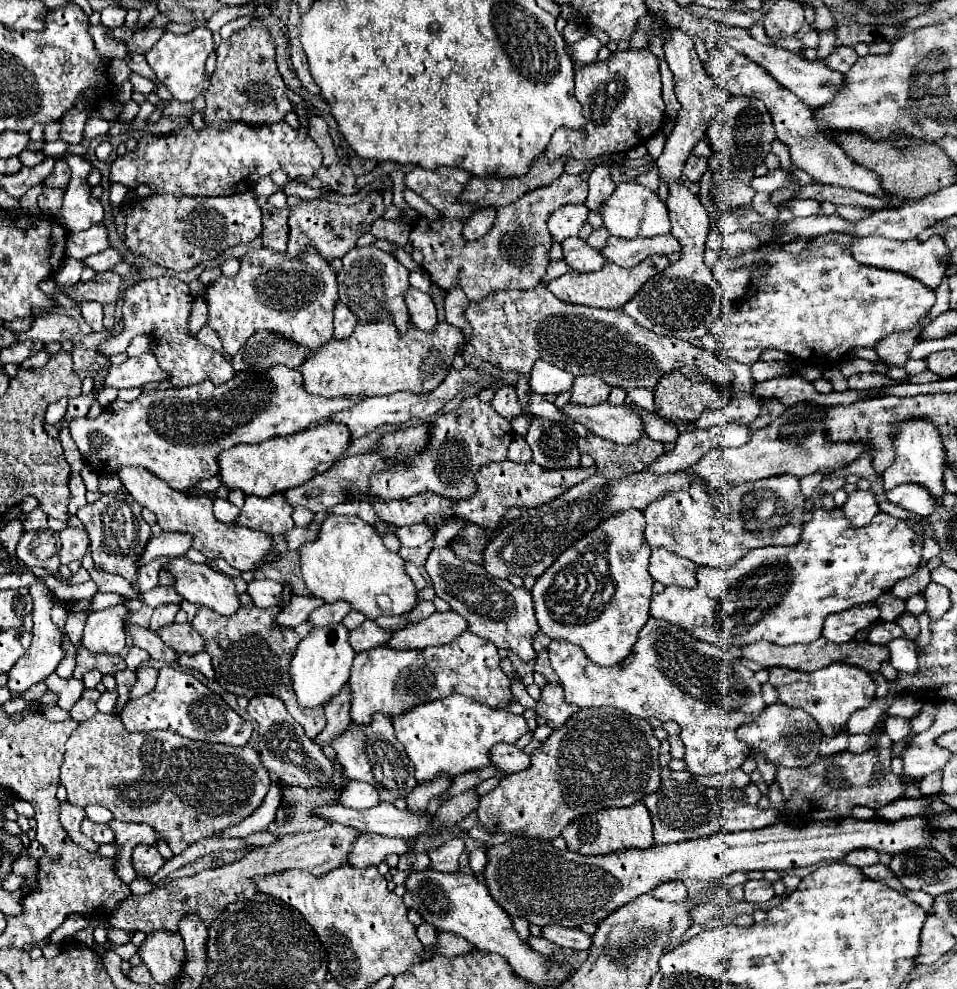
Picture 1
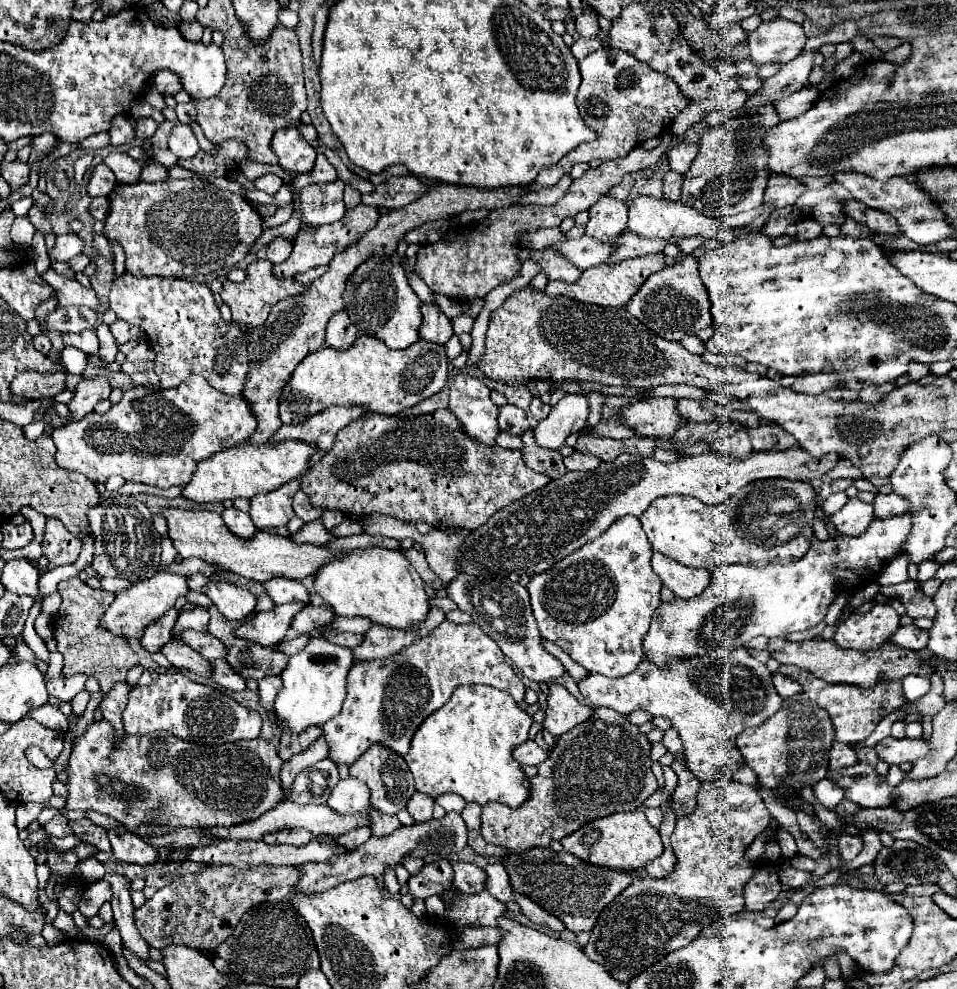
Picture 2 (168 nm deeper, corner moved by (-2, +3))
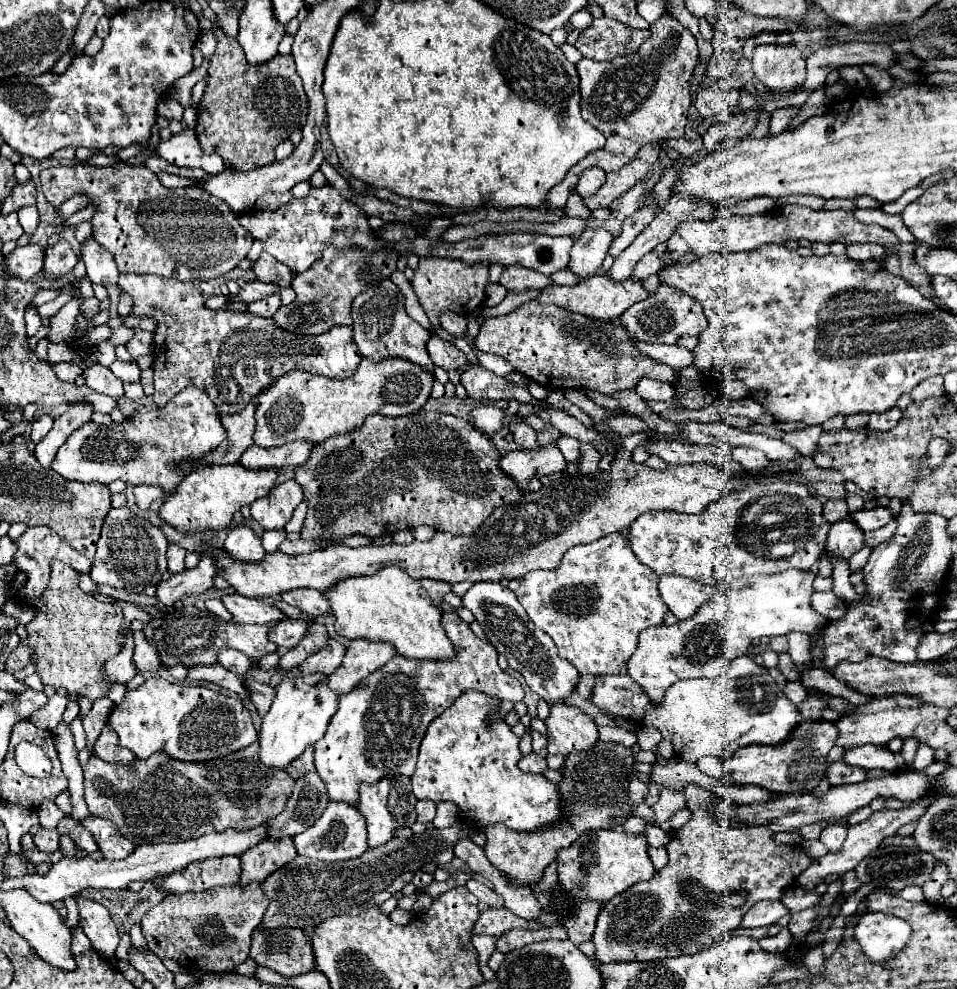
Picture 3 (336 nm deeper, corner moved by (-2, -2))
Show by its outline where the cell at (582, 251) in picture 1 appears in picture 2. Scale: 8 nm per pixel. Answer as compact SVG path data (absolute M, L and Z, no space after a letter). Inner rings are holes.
M544 248L544 250L534 250L532 260L536 260L542 266L542 272L548 274L550 280L564 280L564 282L576 282L582 274L576 266L570 266L562 254L554 254L554 250Z

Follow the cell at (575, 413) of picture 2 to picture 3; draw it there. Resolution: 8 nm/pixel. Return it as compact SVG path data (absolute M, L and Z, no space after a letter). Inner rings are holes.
M550 443L546 447L538 447L532 451L512 451L506 453L498 467L502 473L510 475L514 483L518 483L518 489L522 493L528 493L528 483L532 477L544 477L550 473L564 473L568 469L568 463L564 455L560 455L556 443Z

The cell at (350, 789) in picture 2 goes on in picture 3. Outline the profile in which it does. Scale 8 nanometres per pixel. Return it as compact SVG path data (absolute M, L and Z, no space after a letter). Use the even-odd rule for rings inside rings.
M328 803L320 819L308 827L304 833L294 837L294 845L298 855L320 859L320 861L346 861L360 857L368 845L366 845L366 821L362 821L362 815L356 807L350 807L346 803Z

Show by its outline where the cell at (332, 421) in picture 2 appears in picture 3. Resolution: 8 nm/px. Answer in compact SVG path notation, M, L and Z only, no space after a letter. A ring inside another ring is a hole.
M300 441L300 443L286 443L282 447L274 447L274 449L264 449L264 447L256 447L252 445L248 451L244 451L244 455L238 459L238 463L246 469L274 469L274 471L282 471L286 467L298 467L302 463L306 463L310 451L312 451L314 443L308 441Z

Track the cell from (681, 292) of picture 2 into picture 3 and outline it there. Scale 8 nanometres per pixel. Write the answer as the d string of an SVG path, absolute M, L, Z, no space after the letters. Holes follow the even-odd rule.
M660 285L654 295L650 295L644 301L634 303L620 317L620 323L626 327L626 331L636 341L666 343L666 345L676 343L684 335L698 335L698 333L702 333L702 329L708 327L708 321L704 317L702 307L698 305L698 301L694 301L690 295L686 295L674 287L668 287L668 285Z

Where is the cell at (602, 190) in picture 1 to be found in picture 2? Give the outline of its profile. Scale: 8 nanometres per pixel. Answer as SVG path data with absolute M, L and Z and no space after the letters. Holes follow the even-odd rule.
M602 194L602 198L598 198L598 202L590 206L588 212L590 222L586 224L586 234L592 238L612 242L614 236L626 228L628 206L610 194Z

